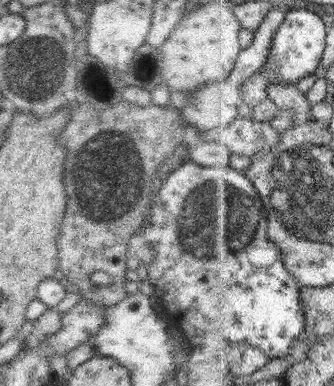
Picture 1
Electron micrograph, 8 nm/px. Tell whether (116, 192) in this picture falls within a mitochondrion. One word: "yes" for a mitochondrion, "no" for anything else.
yes

